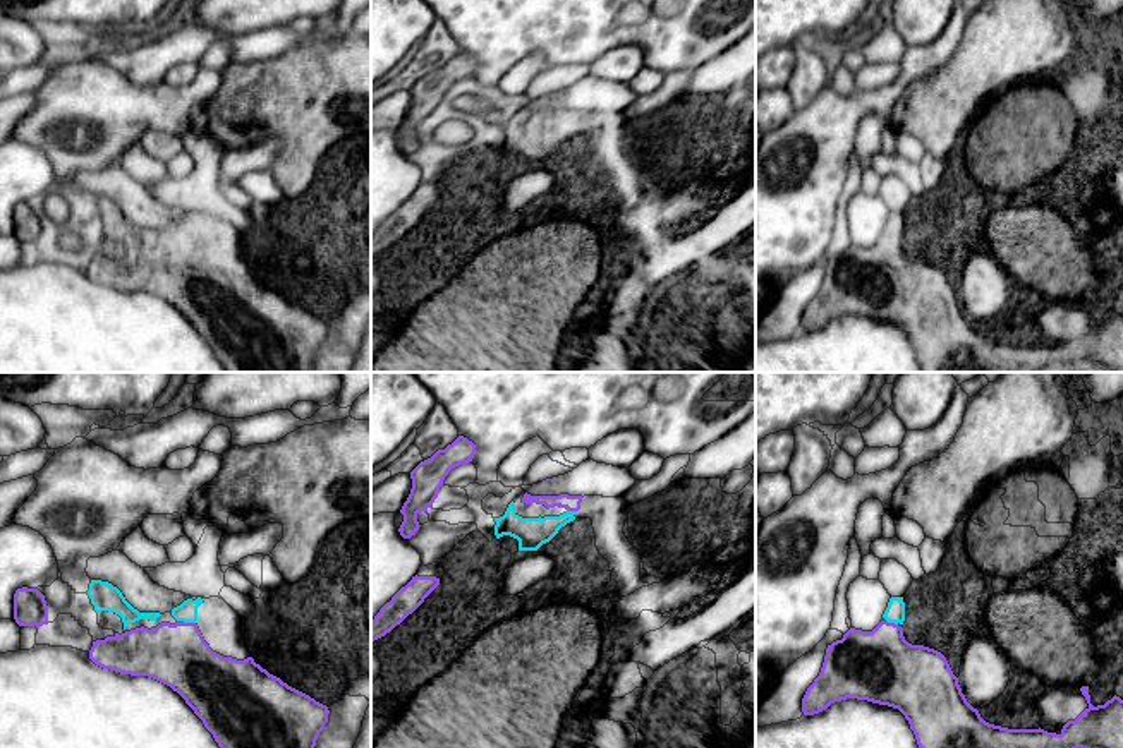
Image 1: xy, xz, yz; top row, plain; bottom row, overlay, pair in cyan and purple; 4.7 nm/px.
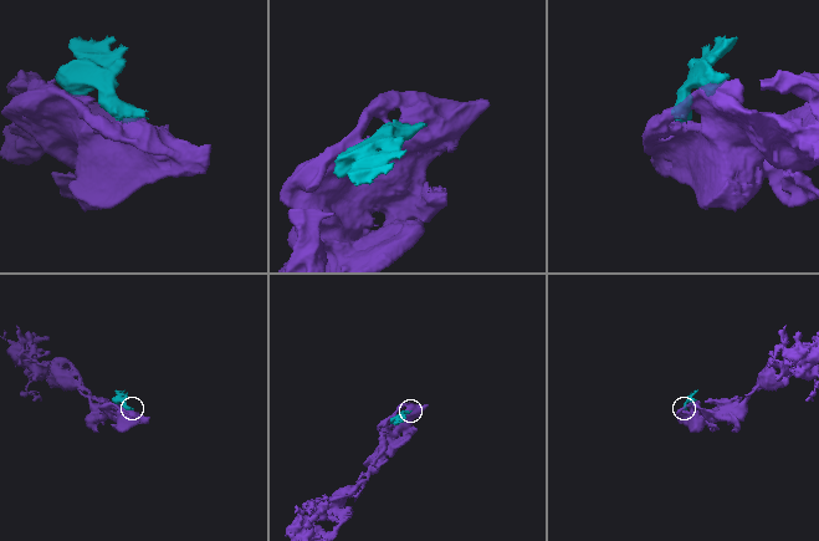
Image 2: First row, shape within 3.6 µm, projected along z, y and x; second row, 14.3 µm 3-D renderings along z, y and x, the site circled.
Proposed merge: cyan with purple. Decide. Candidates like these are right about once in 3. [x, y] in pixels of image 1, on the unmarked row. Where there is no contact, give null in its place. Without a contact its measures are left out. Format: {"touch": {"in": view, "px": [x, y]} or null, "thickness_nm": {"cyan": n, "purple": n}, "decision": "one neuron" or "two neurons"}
{"touch": {"in": "xy", "px": [189, 237]}, "thickness_nm": {"cyan": 100, "purple": 300}, "decision": "one neuron"}

